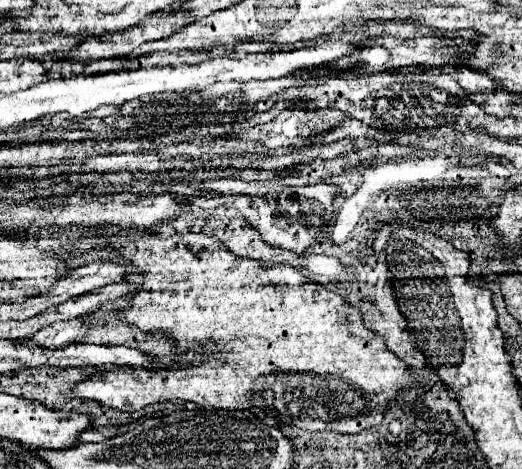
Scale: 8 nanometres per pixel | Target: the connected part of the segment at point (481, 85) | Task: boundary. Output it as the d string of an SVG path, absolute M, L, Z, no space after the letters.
M457 67L457 81L467 93L477 93L477 91L493 91L499 89L497 81L483 73L483 69L467 69L467 67Z

